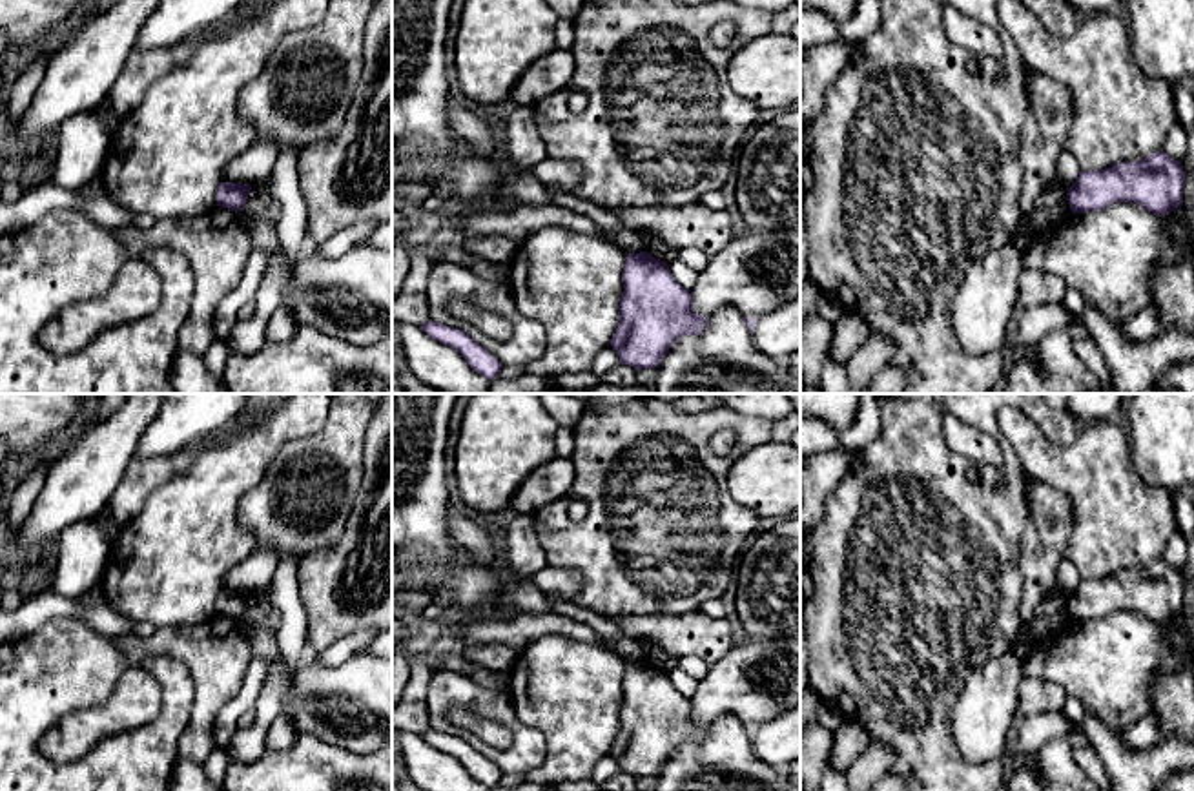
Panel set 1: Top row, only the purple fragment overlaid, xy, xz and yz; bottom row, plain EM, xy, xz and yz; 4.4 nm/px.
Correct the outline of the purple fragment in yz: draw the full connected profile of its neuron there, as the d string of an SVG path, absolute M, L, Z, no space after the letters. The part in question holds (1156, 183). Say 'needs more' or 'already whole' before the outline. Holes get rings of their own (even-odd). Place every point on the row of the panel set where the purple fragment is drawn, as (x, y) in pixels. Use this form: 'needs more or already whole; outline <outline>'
already whole; outline M1163 149L1134 162L1081 171L1066 188L1072 213L1099 211L1116 202L1134 202L1158 217L1183 206L1185 171Z

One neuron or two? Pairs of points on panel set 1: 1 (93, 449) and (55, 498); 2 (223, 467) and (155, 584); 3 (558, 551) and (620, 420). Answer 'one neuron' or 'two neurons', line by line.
1: one neuron
2: one neuron
3: one neuron

